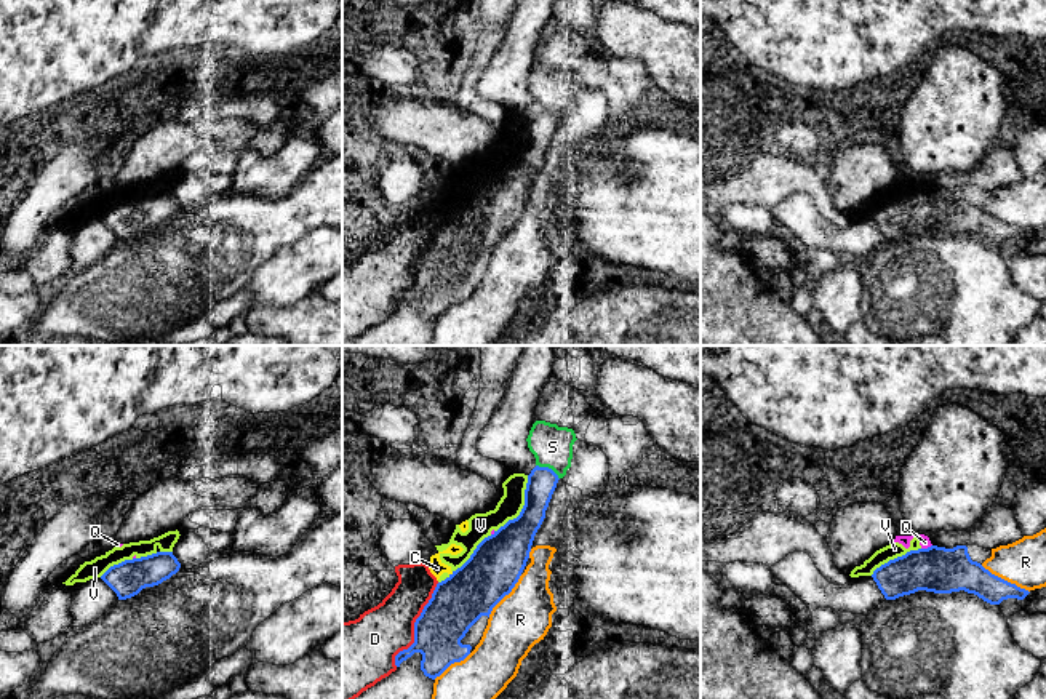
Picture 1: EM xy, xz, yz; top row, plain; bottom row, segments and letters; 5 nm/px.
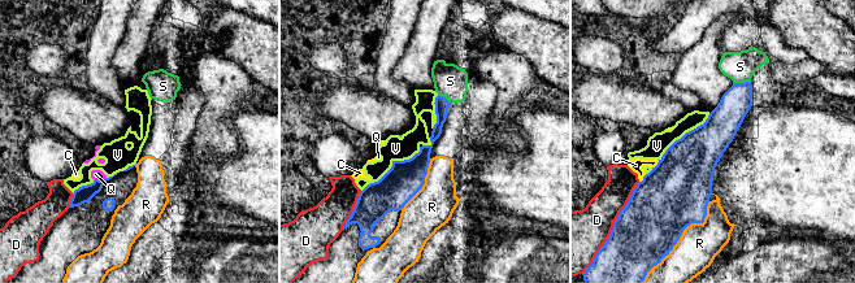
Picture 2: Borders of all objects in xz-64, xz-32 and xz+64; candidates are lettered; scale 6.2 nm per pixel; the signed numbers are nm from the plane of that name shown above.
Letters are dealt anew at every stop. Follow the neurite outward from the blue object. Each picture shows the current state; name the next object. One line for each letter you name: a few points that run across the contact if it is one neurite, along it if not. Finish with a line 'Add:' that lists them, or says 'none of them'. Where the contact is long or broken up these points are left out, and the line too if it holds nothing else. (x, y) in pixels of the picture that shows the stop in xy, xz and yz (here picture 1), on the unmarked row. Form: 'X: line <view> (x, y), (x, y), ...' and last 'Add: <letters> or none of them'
Add: none of them

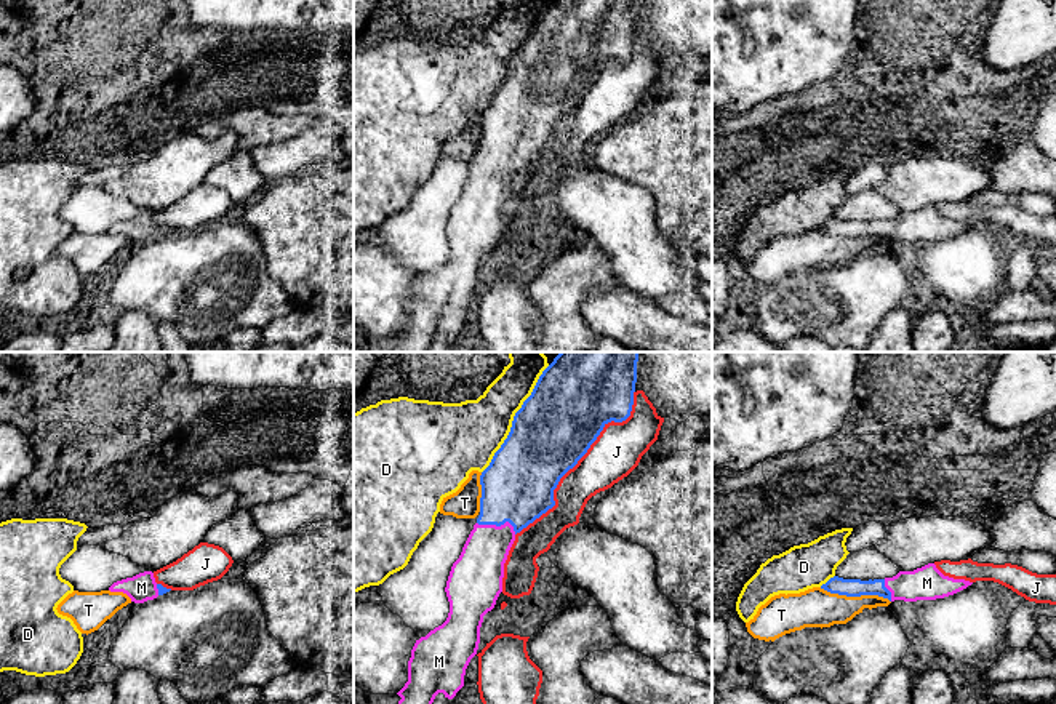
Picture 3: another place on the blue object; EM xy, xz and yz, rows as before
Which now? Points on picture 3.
M: line xz (517, 128), (498, 167), (479, 212)
Add: M

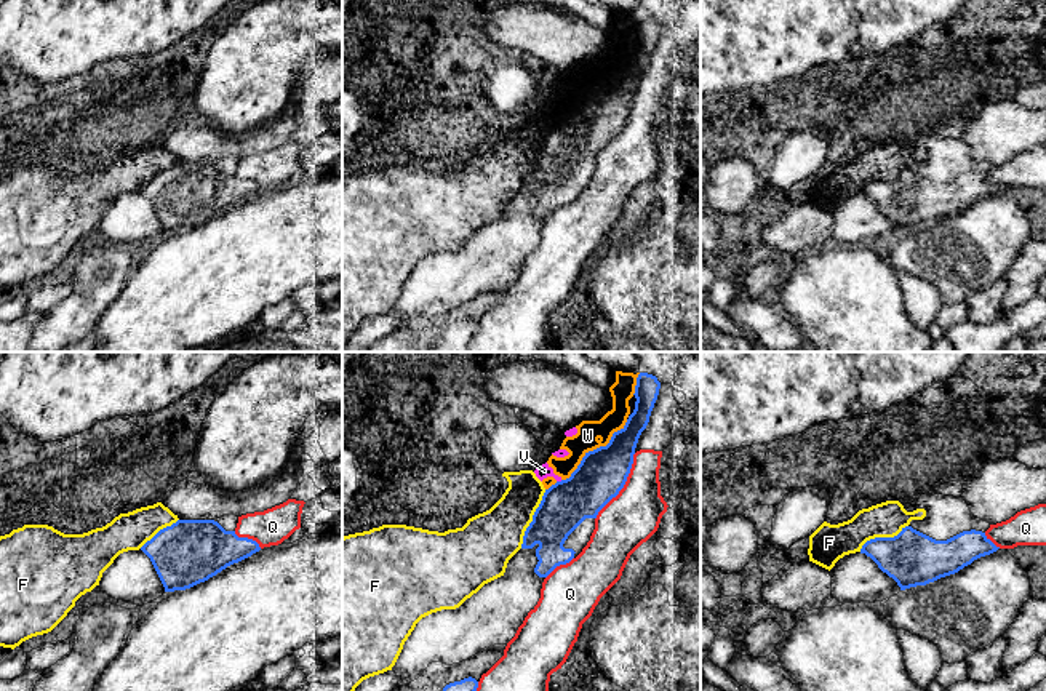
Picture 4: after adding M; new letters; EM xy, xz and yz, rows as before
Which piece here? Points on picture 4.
Add: none of them

